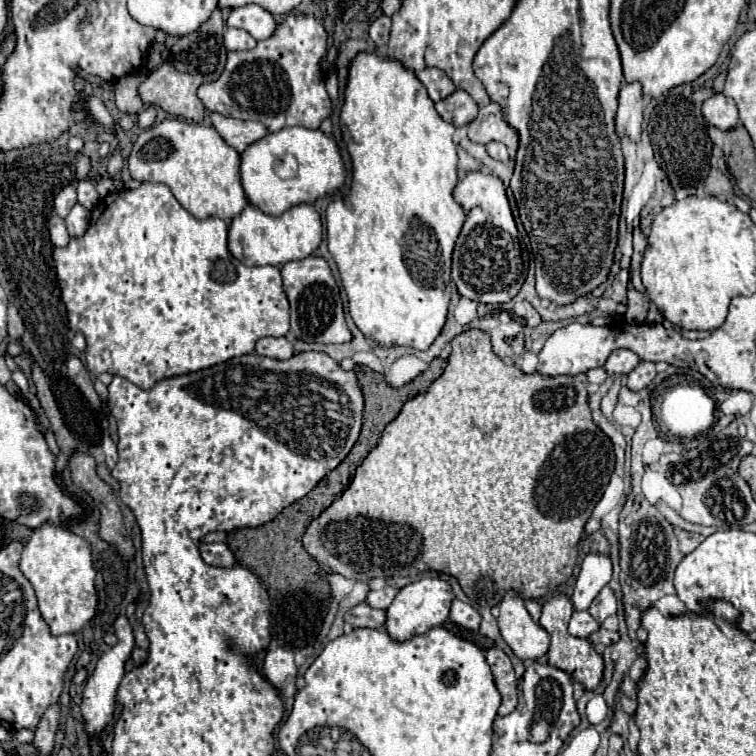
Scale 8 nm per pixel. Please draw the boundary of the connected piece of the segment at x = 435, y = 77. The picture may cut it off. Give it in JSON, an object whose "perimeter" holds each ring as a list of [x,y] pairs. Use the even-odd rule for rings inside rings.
{"perimeter":[[[427,67],[425,71],[417,73],[417,77],[425,83],[425,87],[427,87],[427,91],[429,91],[429,97],[431,97],[433,101],[445,99],[445,97],[449,97],[451,93],[455,93],[453,81],[451,81],[441,69]]]}

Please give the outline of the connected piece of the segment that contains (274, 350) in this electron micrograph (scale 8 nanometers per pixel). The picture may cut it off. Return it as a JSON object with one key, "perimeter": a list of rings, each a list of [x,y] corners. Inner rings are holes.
{"perimeter":[[[263,337],[257,341],[255,353],[271,359],[289,359],[293,355],[293,343],[287,337]]]}

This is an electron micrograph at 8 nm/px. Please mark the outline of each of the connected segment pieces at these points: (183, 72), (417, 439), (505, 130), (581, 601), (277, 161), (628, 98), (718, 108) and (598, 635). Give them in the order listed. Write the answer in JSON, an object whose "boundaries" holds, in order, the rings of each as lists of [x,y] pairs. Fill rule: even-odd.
{"boundaries":[[[[215,9],[213,15],[195,33],[179,37],[173,43],[169,59],[139,85],[137,93],[145,105],[157,105],[175,117],[199,123],[205,117],[205,107],[197,97],[197,87],[201,83],[219,79],[225,65],[225,55],[227,49],[223,45],[223,17],[221,11]]],[[[467,329],[453,337],[453,351],[449,363],[441,377],[437,377],[425,393],[409,399],[401,413],[385,427],[377,447],[365,457],[357,467],[351,485],[345,489],[341,499],[333,501],[317,519],[311,521],[303,535],[303,545],[309,555],[313,555],[321,565],[331,571],[355,579],[369,581],[375,577],[415,577],[417,573],[437,571],[459,579],[463,593],[477,607],[499,605],[507,591],[517,591],[523,599],[541,599],[553,593],[563,585],[575,567],[577,561],[577,543],[583,535],[583,527],[591,517],[593,507],[599,503],[611,475],[615,469],[615,453],[609,437],[593,423],[591,411],[587,405],[587,377],[585,375],[561,375],[561,377],[543,377],[543,375],[525,375],[519,367],[501,361],[493,349],[489,335],[479,329]]],[[[489,103],[479,109],[477,119],[469,123],[469,139],[481,145],[487,145],[489,141],[501,141],[513,155],[517,149],[517,133],[505,123],[503,111],[497,107],[497,103]]],[[[589,553],[583,559],[581,573],[575,583],[575,591],[571,595],[571,603],[575,611],[585,611],[591,601],[599,595],[599,591],[609,583],[611,579],[611,559],[605,555],[593,555]]],[[[287,127],[277,133],[267,133],[263,139],[251,143],[241,153],[241,185],[249,205],[255,205],[267,215],[281,215],[293,205],[315,203],[319,197],[335,193],[347,177],[343,157],[337,143],[319,129],[309,131],[305,127]],[[285,157],[295,157],[295,173],[283,173]]],[[[623,83],[619,91],[619,109],[615,119],[619,135],[629,135],[633,141],[639,141],[645,103],[647,101],[643,97],[641,83]]],[[[715,93],[713,97],[709,97],[703,103],[701,113],[709,125],[715,125],[717,129],[723,129],[723,131],[733,129],[739,123],[739,115],[733,99],[725,97],[723,93]]],[[[599,627],[599,631],[595,631],[593,635],[589,635],[587,637],[593,645],[597,645],[597,643],[601,643],[601,645],[611,645],[611,643],[615,643],[617,639],[619,639],[619,633],[613,633],[613,631],[607,631],[605,627]]]]}

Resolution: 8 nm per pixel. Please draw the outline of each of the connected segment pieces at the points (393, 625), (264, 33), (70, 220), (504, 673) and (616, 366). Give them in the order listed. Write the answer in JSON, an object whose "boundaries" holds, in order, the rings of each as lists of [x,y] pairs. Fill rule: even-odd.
{"boundaries":[[[[425,577],[419,579],[415,583],[409,583],[407,587],[403,587],[397,597],[393,599],[393,603],[385,609],[387,617],[385,617],[385,631],[389,633],[391,639],[395,641],[405,641],[409,637],[421,635],[433,627],[439,627],[447,621],[449,617],[449,603],[453,601],[453,593],[451,587],[445,579],[441,577]]],[[[245,5],[239,9],[233,9],[229,19],[227,19],[229,27],[239,27],[245,29],[247,33],[251,33],[257,41],[261,39],[269,39],[277,27],[275,17],[265,11],[259,5]]],[[[77,203],[71,213],[65,217],[65,223],[67,223],[67,231],[71,237],[77,237],[77,235],[83,235],[87,223],[89,223],[89,209],[85,209],[81,203]]],[[[497,647],[489,649],[485,659],[491,667],[497,691],[501,693],[501,699],[503,699],[503,703],[499,707],[499,715],[509,715],[517,707],[517,677],[515,677],[515,671],[511,667],[511,661]]],[[[617,349],[609,355],[605,369],[607,373],[631,373],[639,365],[639,357],[629,349]]]]}

